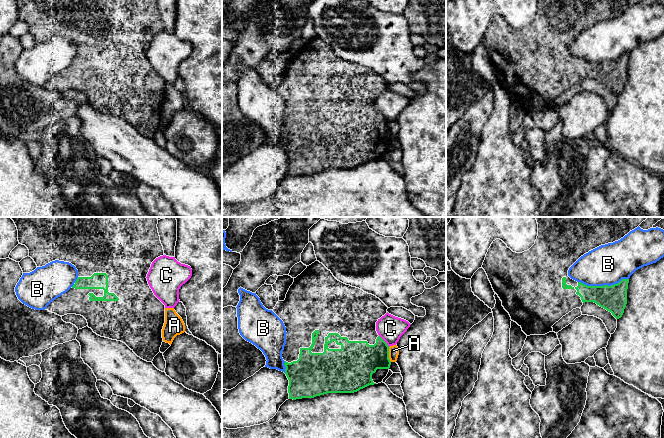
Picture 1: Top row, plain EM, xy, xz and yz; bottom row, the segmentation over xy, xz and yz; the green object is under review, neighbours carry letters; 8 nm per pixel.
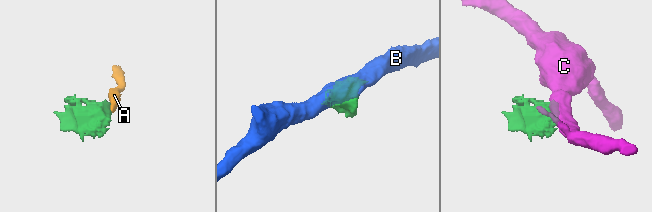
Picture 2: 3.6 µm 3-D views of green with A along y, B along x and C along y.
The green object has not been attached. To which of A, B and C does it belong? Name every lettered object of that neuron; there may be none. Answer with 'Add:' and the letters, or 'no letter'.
Add: no letter

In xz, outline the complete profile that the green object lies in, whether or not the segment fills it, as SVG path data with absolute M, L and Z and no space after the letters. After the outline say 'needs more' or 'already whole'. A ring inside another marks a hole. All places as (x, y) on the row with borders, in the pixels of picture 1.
M315 261L296 278L284 301L272 310L286 327L286 344L282 352L285 374L289 380L289 399L314 398L327 393L354 393L369 385L381 383L391 361L389 346L378 335L376 322L388 307L376 296L338 281L322 263Z | needs more

